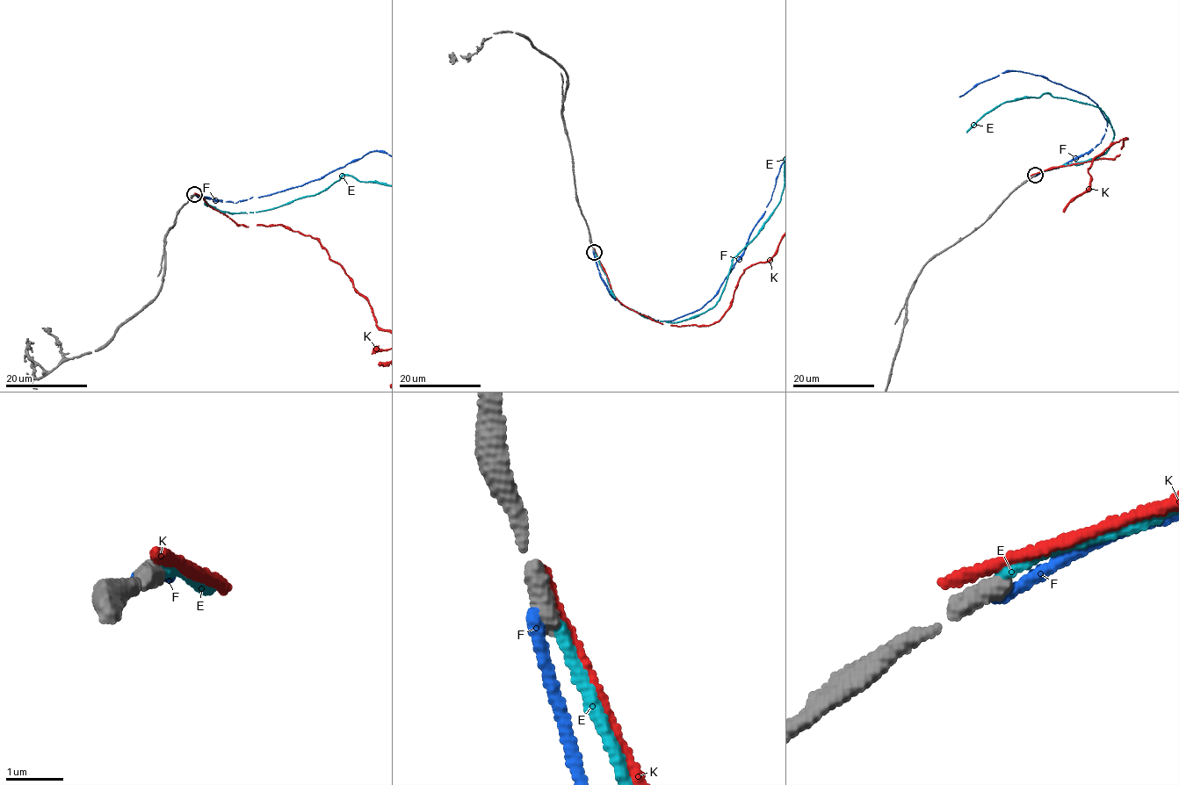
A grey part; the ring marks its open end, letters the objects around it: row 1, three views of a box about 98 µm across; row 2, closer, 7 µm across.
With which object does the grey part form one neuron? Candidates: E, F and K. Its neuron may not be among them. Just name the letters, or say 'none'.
none

